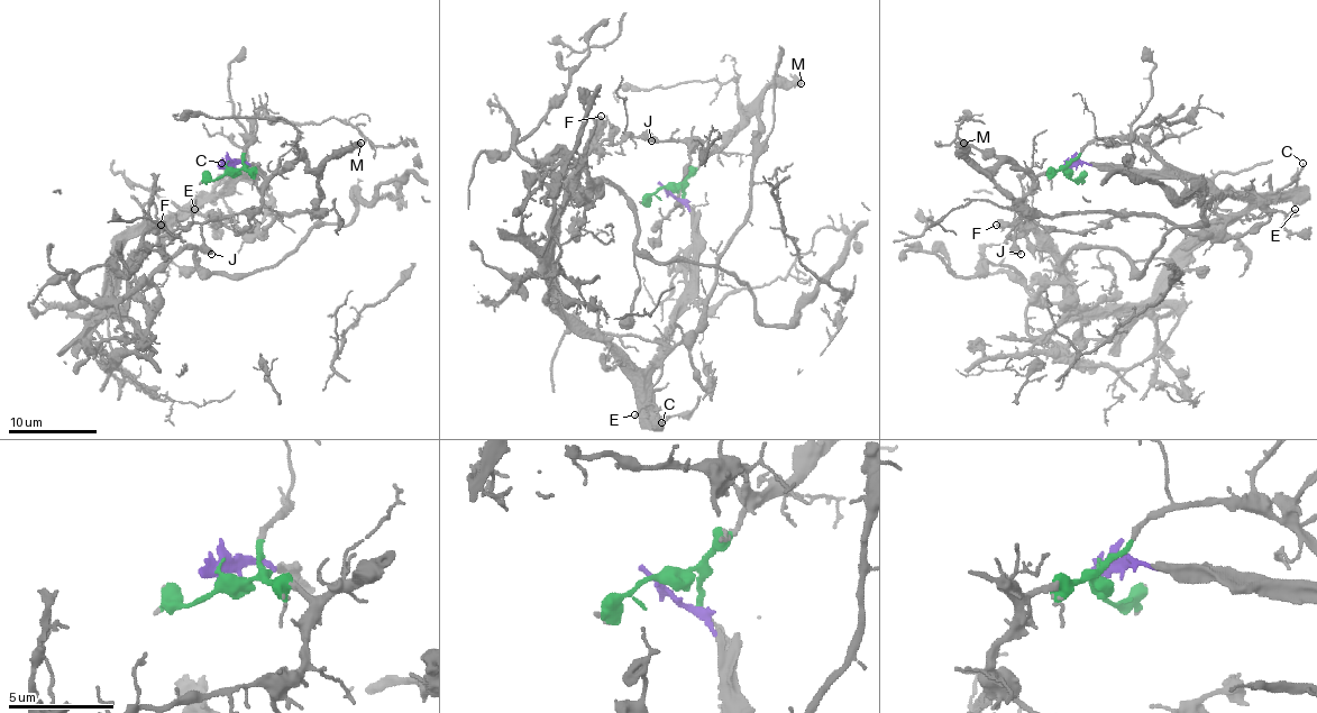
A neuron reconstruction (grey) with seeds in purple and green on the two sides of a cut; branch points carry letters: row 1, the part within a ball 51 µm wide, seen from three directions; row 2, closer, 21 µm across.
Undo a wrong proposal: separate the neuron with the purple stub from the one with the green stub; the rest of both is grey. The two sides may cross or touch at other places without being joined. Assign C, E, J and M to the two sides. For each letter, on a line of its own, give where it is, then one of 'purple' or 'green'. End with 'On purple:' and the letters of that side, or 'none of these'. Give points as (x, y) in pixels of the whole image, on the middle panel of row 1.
C: place (661, 422); purple
E: place (634, 414); green
J: place (651, 140); green
M: place (801, 83); green
On purple: C

